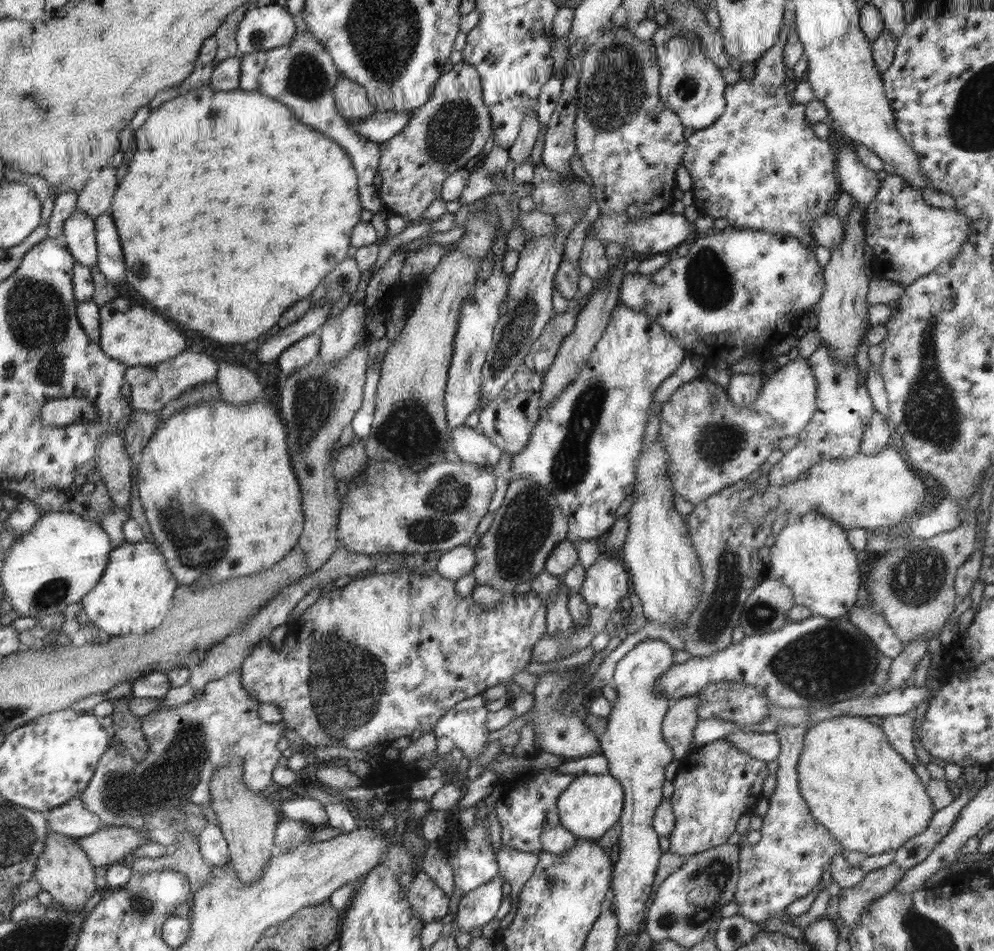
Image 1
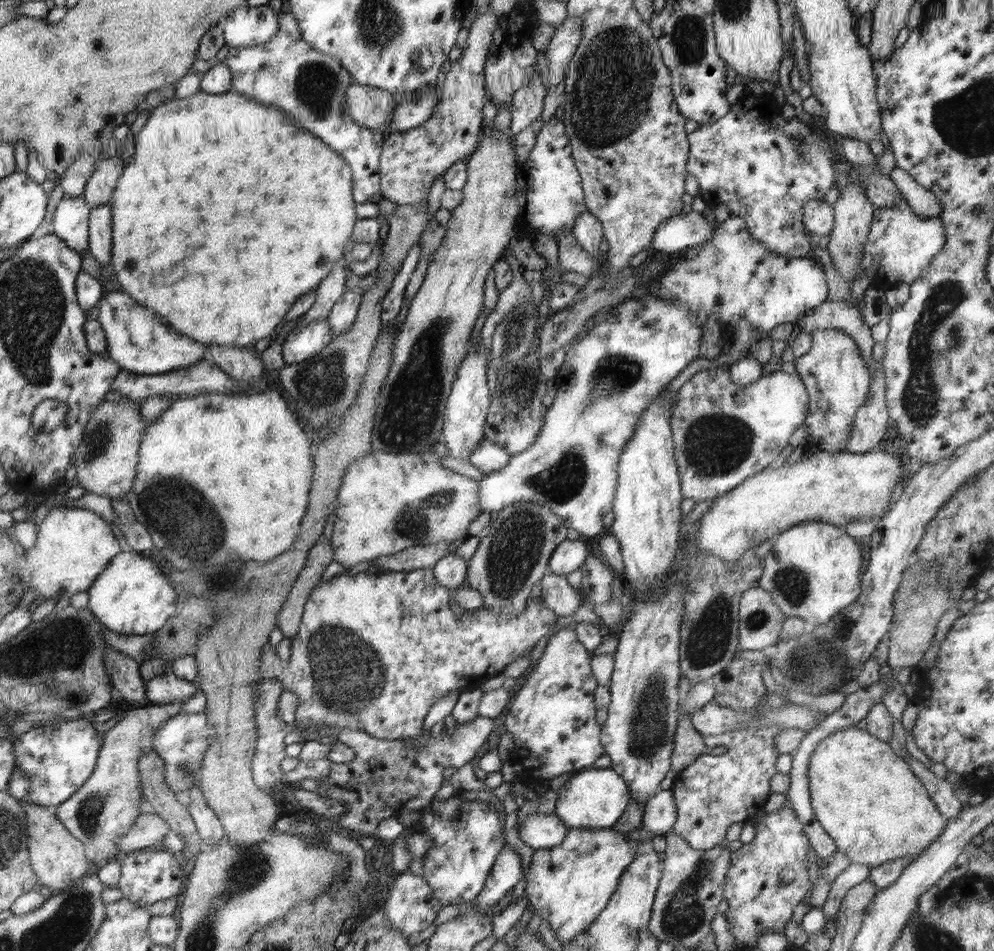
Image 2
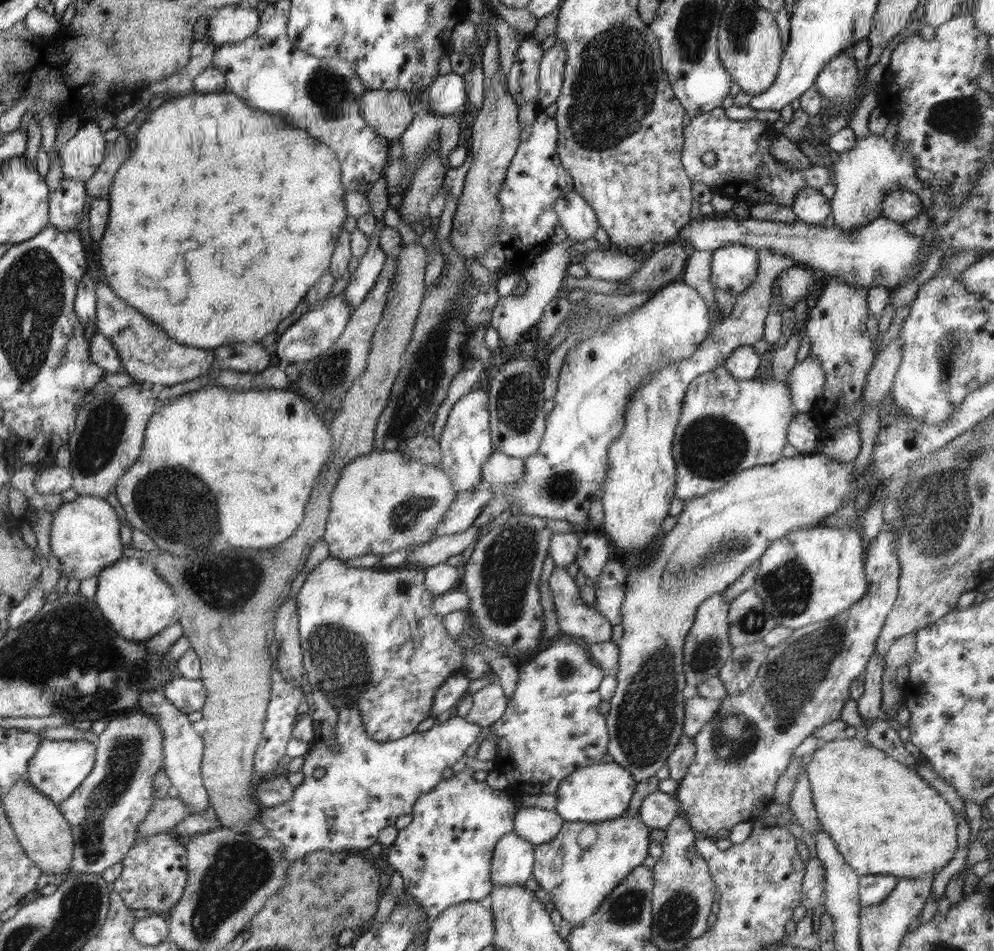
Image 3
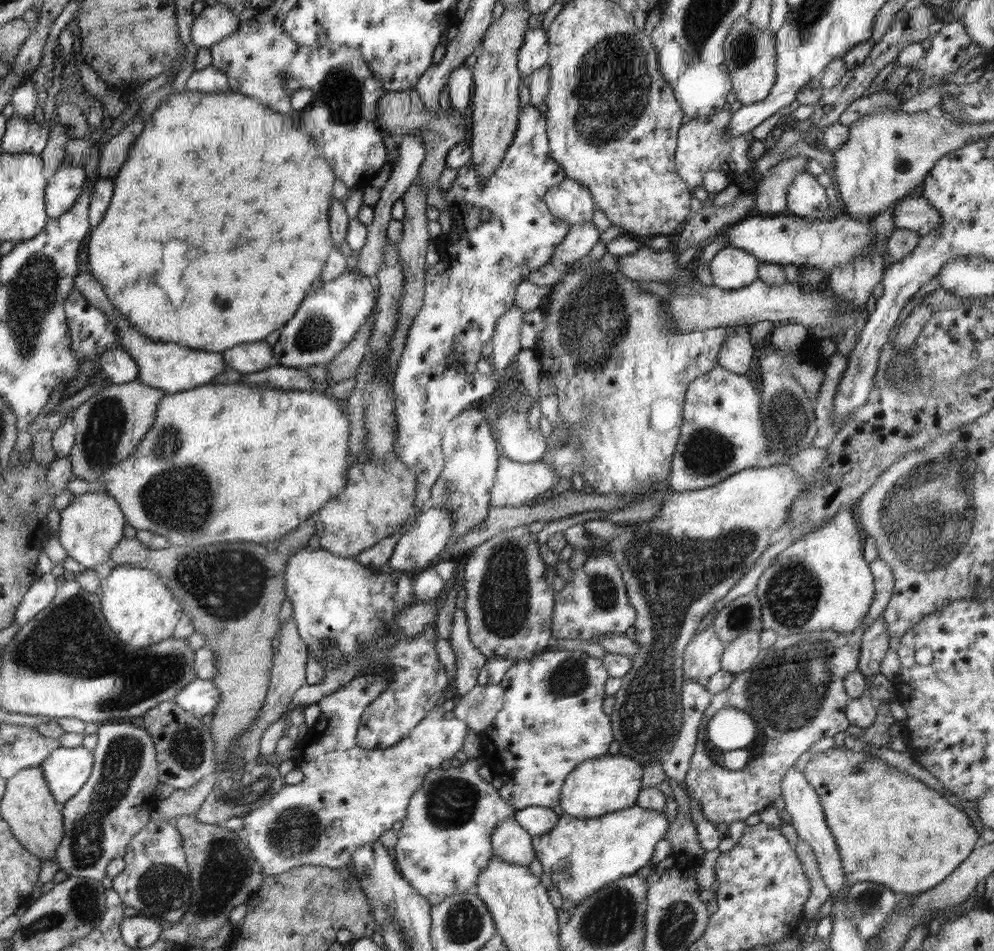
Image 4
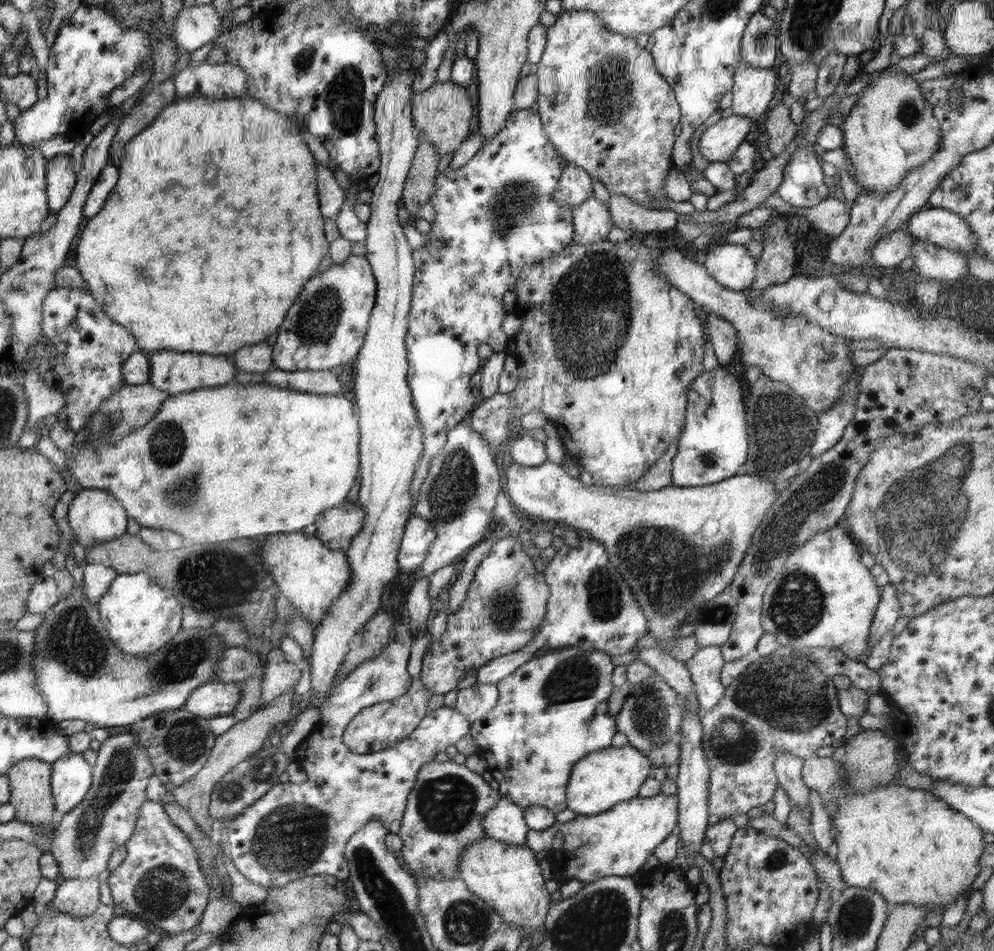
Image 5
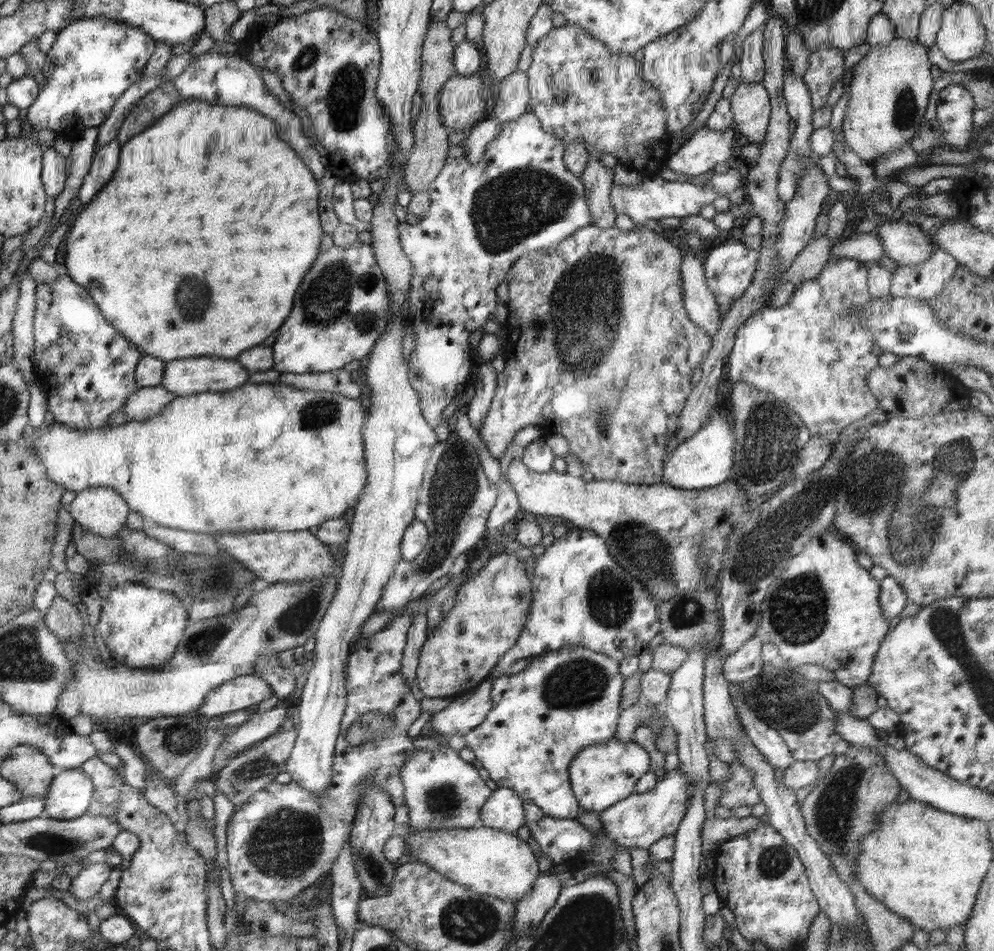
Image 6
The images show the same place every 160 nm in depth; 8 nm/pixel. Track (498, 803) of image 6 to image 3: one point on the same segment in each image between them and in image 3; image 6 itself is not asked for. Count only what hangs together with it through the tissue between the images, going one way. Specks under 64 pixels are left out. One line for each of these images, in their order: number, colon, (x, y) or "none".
3: (514, 857)
4: (512, 843)
5: (506, 822)

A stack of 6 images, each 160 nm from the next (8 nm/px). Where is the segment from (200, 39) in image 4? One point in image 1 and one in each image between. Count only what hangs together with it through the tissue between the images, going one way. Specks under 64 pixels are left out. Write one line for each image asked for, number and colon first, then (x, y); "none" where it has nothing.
1: (264, 28)
2: (247, 26)
3: (233, 24)

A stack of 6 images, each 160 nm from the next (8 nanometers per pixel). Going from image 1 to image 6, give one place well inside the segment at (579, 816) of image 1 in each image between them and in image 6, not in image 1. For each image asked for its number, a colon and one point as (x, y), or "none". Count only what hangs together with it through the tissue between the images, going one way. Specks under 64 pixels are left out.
2: (594, 798)
3: (601, 792)
4: (612, 783)
5: (614, 775)
6: (602, 775)

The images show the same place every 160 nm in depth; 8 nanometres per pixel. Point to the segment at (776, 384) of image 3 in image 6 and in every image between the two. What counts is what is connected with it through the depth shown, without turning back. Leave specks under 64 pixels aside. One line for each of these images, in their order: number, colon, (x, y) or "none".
4: (723, 432)
5: (713, 446)
6: (705, 460)

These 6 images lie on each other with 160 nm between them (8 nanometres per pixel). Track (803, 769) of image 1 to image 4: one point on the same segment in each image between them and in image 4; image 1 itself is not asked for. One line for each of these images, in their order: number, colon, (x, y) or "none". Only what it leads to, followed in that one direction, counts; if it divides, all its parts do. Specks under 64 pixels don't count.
2: (868, 799)
3: (884, 818)
4: (890, 828)

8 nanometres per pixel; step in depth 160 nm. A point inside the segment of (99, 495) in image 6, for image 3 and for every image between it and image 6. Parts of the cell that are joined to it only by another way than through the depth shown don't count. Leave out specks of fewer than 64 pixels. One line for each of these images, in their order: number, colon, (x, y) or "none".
3: (84, 536)
4: (91, 527)
5: (95, 516)

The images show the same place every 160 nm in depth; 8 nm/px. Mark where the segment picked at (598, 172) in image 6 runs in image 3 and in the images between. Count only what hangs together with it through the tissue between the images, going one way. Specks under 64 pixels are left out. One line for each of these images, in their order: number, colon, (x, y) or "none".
3: (512, 316)
4: (581, 238)
5: (592, 222)

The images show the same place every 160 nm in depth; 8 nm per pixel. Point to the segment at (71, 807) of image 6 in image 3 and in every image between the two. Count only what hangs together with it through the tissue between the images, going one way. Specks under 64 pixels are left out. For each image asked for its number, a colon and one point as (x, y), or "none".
3: (60, 767)
4: (67, 770)
5: (71, 777)

